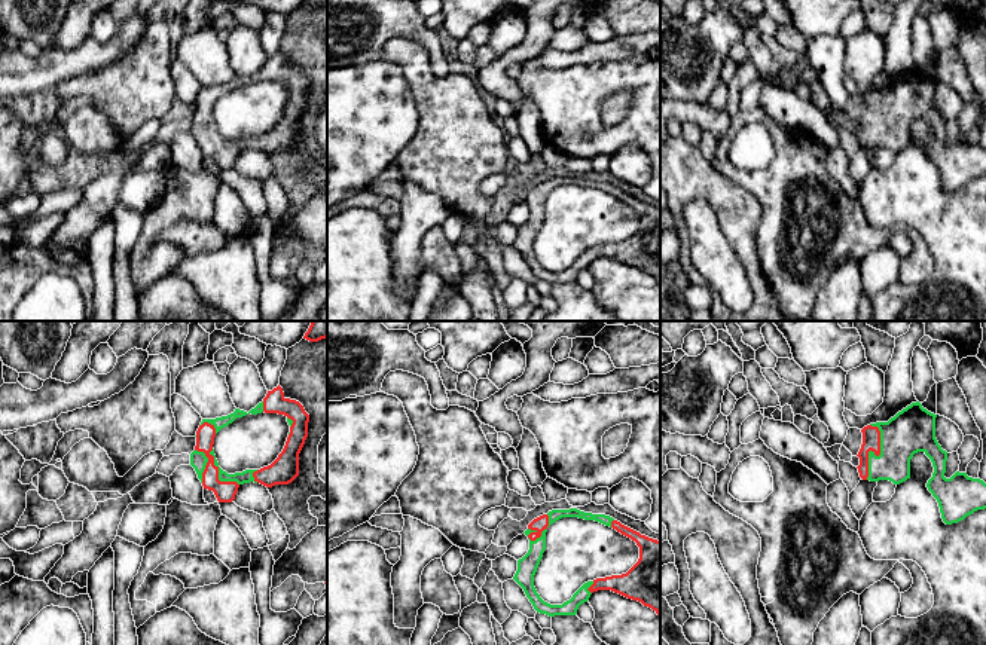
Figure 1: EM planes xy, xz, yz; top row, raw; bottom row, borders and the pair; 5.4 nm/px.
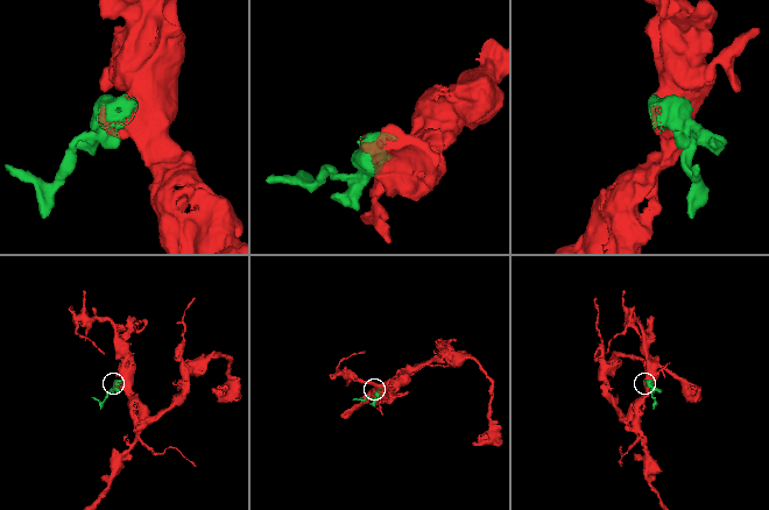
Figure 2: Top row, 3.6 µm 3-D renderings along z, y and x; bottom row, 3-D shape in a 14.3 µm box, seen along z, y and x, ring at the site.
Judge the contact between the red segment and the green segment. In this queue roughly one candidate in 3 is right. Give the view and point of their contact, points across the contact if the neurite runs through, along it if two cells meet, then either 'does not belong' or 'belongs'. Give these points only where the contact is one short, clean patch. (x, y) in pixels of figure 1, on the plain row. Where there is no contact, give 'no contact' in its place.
yz (876, 122) | belongs

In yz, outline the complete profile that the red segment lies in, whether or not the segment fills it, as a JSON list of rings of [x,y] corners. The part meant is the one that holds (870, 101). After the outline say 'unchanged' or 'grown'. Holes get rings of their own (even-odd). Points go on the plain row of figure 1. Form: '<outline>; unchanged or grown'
[[[916,68],[888,89],[864,94],[857,135],[863,147],[900,152],[910,146],[913,122],[924,119],[934,134],[927,155],[938,169],[943,189],[952,192],[986,175],[986,150],[959,138],[950,146],[944,144],[947,119],[935,106],[935,85]]]; grown

